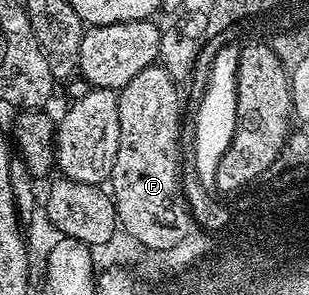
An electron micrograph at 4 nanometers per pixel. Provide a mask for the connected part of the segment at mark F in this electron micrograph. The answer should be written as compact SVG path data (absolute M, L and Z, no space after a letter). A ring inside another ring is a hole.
M154 65L143 69L143 73L139 73L136 77L131 77L131 81L127 81L127 85L117 92L117 104L119 105L119 149L115 153L115 165L111 176L111 194L113 196L113 204L120 208L121 218L124 220L125 227L132 231L133 235L140 236L145 243L153 244L153 247L169 247L169 244L177 243L181 239L181 235L185 234L188 219L186 216L191 212L191 207L185 204L187 192L181 188L181 161L178 158L178 139L180 137L180 125L182 117L183 95L179 90L179 85L171 77L171 73L167 73L167 69L160 65Z

